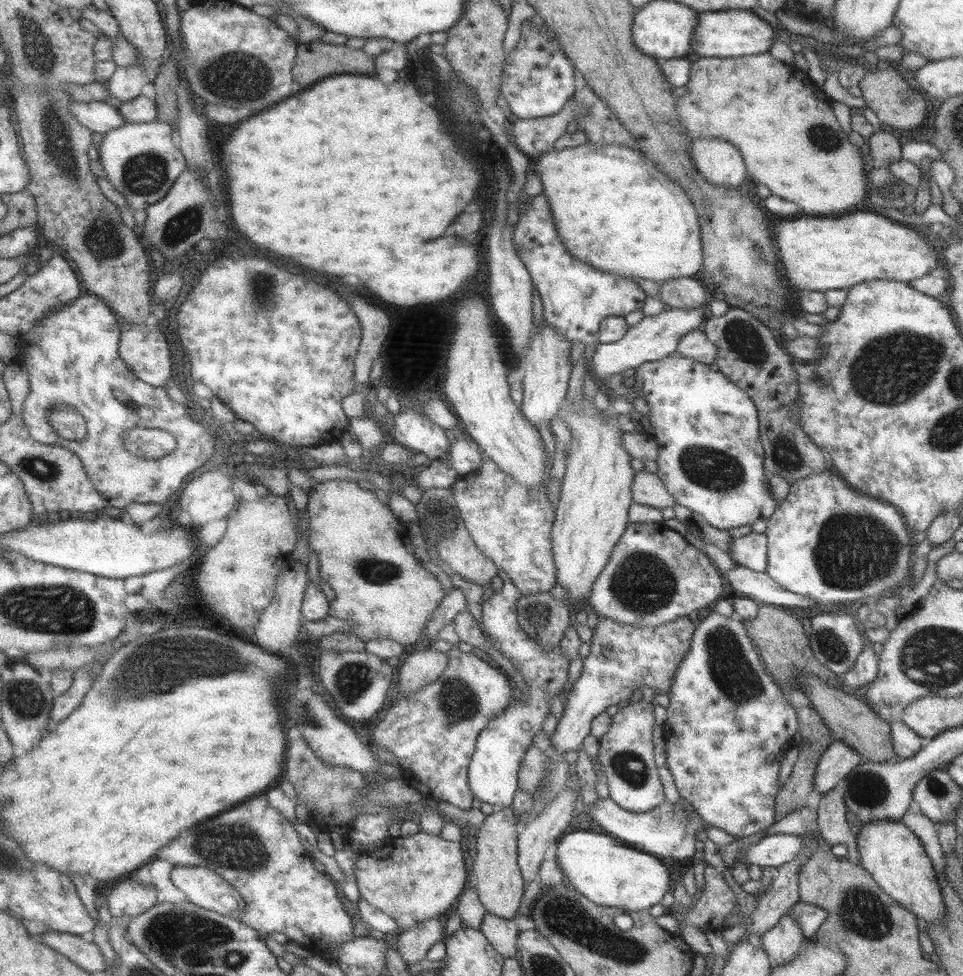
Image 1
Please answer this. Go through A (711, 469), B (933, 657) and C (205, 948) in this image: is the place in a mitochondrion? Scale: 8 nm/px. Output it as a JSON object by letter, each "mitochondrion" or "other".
{"A":"mitochondrion","B":"mitochondrion","C":"mitochondrion"}

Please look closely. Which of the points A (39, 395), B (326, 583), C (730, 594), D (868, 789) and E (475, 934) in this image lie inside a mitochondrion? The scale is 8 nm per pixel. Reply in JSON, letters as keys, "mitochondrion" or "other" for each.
{"A":"other","B":"other","C":"other","D":"mitochondrion","E":"other"}

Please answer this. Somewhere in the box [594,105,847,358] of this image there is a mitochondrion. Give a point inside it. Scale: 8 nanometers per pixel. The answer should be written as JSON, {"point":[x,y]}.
{"point":[824,138]}

